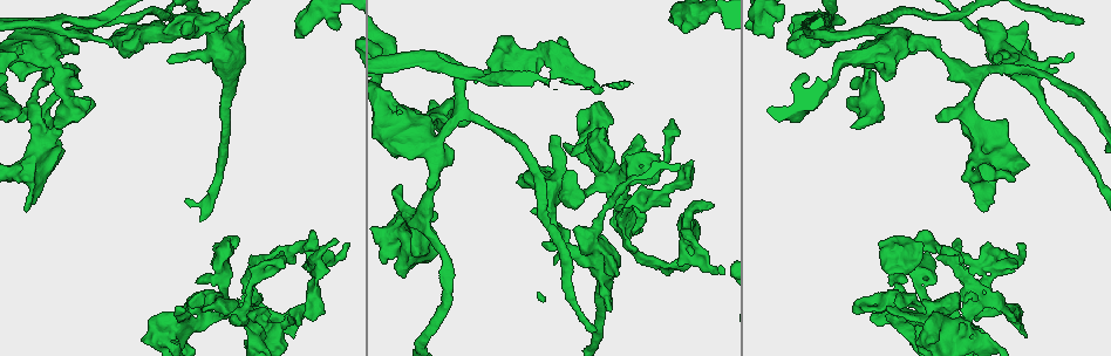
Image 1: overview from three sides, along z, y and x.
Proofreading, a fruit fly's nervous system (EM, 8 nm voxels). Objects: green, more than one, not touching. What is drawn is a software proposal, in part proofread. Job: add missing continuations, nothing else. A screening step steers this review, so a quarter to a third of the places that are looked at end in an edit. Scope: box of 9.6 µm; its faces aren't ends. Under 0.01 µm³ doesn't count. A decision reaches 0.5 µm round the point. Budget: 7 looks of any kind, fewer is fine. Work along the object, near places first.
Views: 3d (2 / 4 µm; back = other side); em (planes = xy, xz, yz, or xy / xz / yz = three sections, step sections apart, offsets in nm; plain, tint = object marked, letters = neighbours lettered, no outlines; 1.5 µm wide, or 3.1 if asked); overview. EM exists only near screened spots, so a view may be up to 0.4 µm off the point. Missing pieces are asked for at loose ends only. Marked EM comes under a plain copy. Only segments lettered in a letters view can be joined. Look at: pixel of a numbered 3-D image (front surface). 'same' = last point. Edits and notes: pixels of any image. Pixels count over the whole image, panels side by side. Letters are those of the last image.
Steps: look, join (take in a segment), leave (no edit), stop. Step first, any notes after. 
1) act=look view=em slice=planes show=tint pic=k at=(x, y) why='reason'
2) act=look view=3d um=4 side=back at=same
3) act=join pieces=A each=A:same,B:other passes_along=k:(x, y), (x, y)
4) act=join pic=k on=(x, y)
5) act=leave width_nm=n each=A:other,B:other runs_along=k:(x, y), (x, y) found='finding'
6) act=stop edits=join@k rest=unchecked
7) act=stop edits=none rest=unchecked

act=look view=3d um=2 pic=1 at=(993, 62) why='branch stops here'

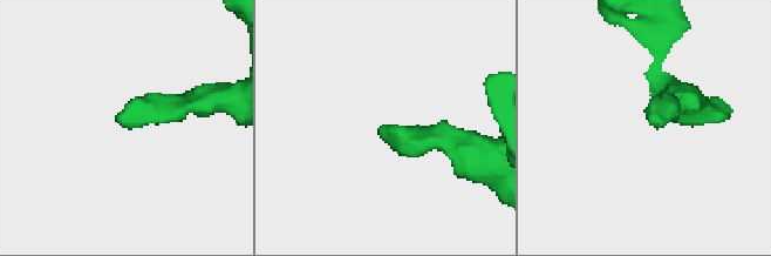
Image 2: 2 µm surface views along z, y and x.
act=look view=em slice=planes show=letters pic=2 at=(378, 131) why='need the tissue'

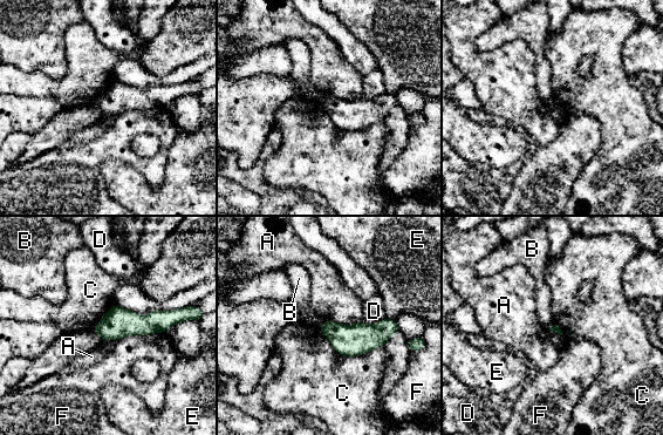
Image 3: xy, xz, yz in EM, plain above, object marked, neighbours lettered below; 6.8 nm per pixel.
act=leave each=A:other,B:other,C:other,D:other,E:other,F:other border=3:(382, 346), (361, 354), (342, 357) found='none of them fits'

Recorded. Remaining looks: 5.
act=look view=em slice=planes show=letters pic=1 at=(1080, 21) why='tapers out'

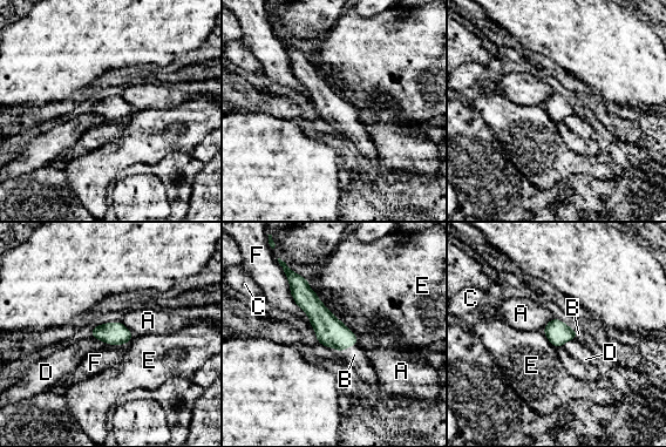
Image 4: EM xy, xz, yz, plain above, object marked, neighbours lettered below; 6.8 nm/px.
act=join pieces=B width_nm=160 each=A:other,B:same,C:other,D:other,E:other,F:other passes_along=4:(330, 331), (347, 346), (354, 354) found='the neuron continues'

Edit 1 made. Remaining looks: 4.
act=look view=em slice=planes show=letters pic=1 at=(178, 309) why='branch stops here'

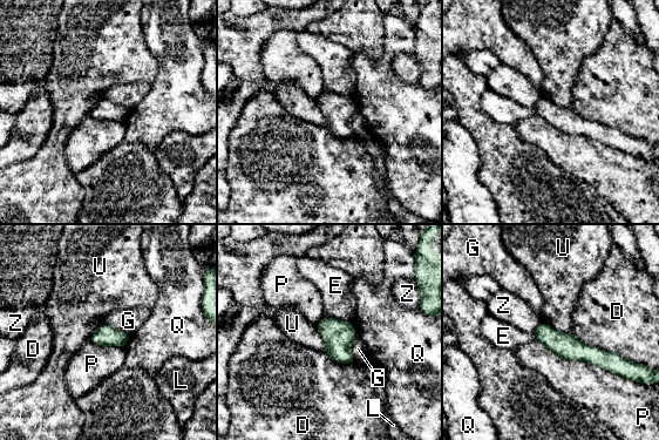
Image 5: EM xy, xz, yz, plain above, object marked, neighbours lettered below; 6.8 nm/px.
act=leave each=D:other,E:other,G:other,L:other,P:other,Q:other,U:other,Z:other runs_along=5:(537, 333), (573, 350), (620, 361) found='none of them fits'

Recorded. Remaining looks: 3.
act=stop edits=join@4 rest=unchecked

